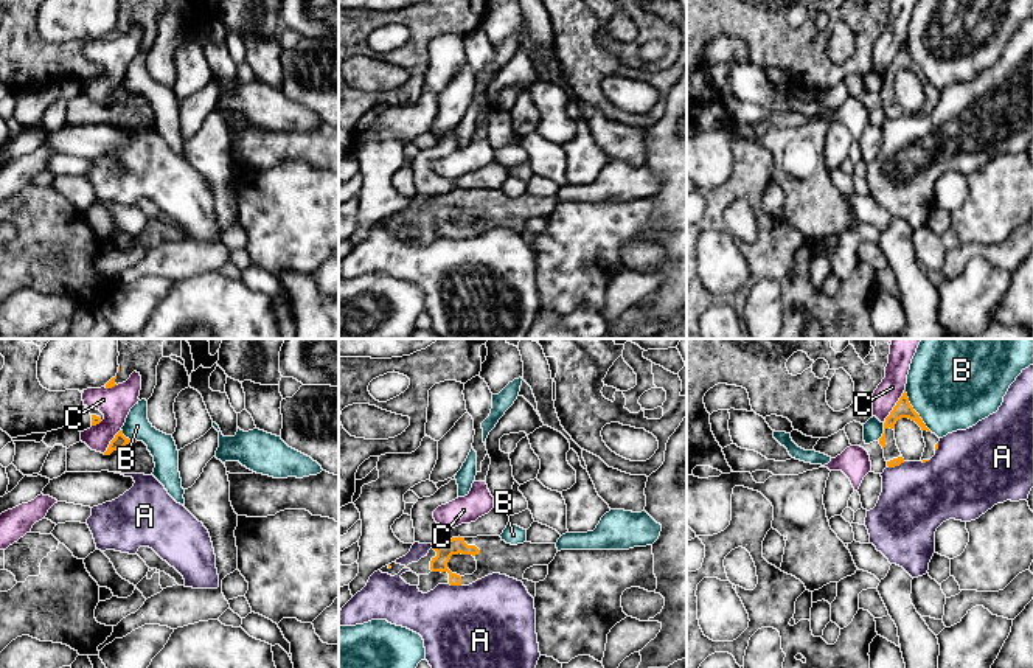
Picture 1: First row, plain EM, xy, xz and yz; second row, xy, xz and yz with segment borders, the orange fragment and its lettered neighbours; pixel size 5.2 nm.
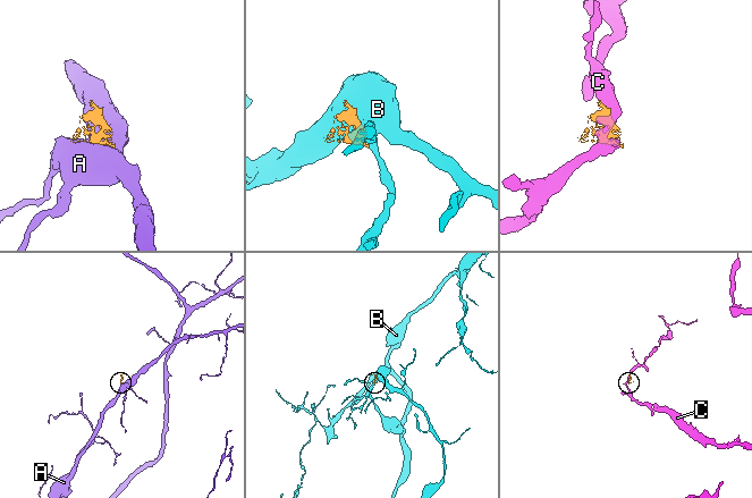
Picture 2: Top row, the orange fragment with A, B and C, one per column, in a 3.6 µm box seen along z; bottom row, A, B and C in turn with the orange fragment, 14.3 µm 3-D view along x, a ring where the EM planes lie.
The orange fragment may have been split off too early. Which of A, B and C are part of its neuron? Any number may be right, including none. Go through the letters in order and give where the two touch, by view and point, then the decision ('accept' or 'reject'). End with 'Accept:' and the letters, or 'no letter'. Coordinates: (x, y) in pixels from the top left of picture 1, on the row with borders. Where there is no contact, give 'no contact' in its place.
A: meets orange in xz at (455, 584); reject
B: meets orange in yz at (914, 410); reject
C: meets orange in yz at (895, 406); reject
Accept: no letter

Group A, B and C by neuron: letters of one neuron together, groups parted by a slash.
A / B / C

